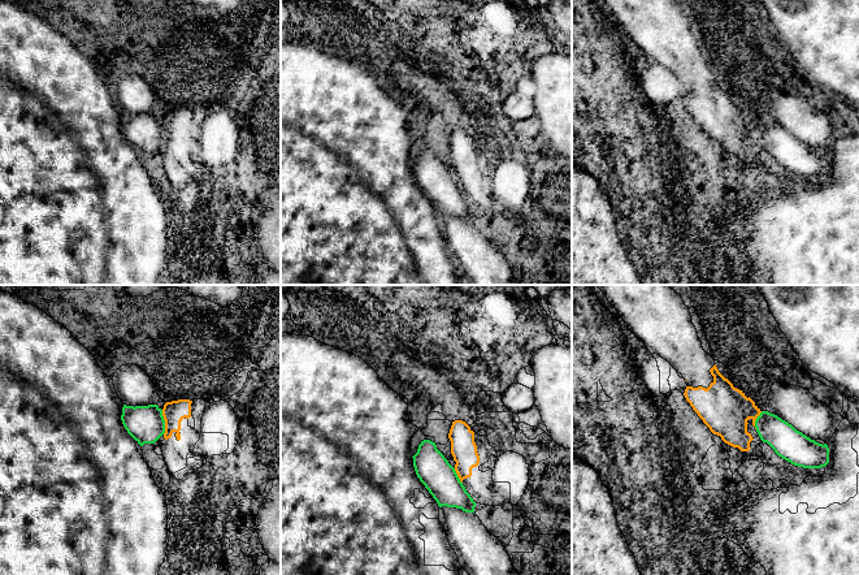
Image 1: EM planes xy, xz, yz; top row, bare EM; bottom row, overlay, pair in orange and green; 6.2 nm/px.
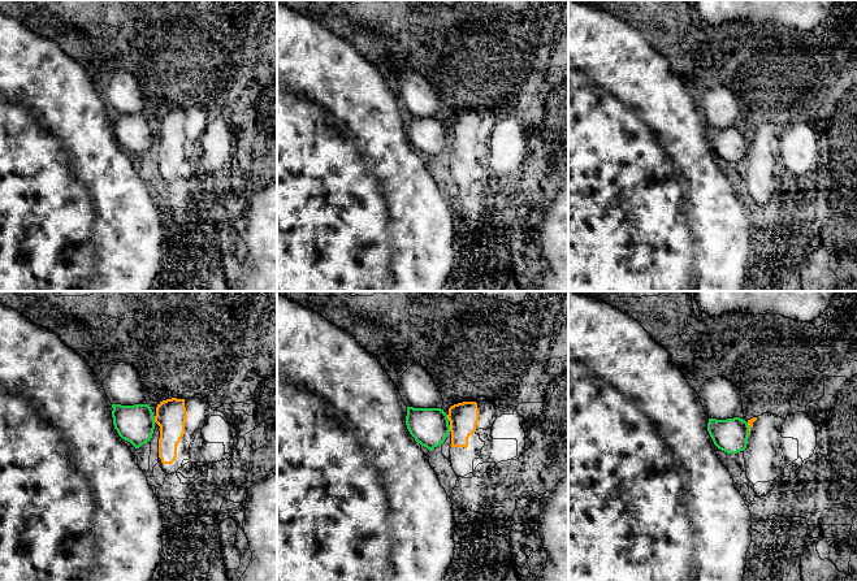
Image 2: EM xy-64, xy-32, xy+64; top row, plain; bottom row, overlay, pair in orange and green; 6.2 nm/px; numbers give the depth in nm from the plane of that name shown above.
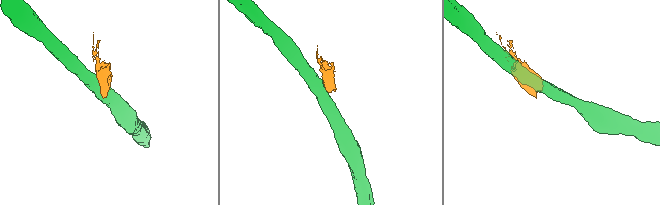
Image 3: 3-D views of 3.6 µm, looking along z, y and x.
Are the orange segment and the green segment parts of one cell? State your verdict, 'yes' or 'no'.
no

